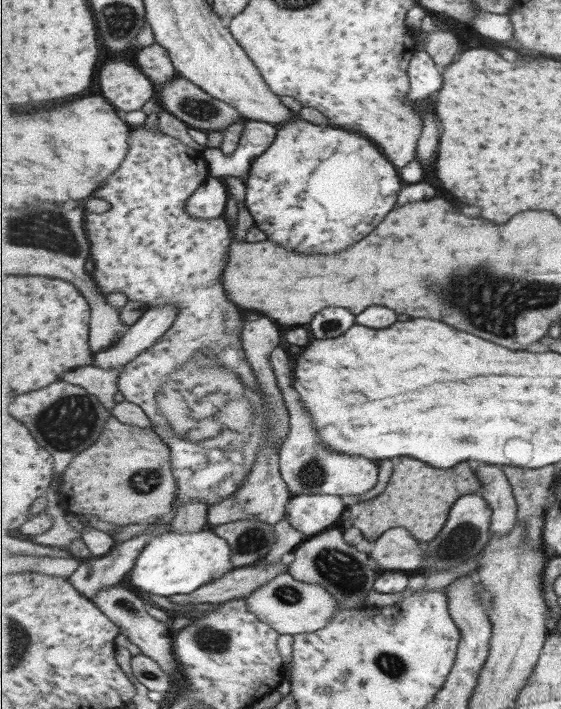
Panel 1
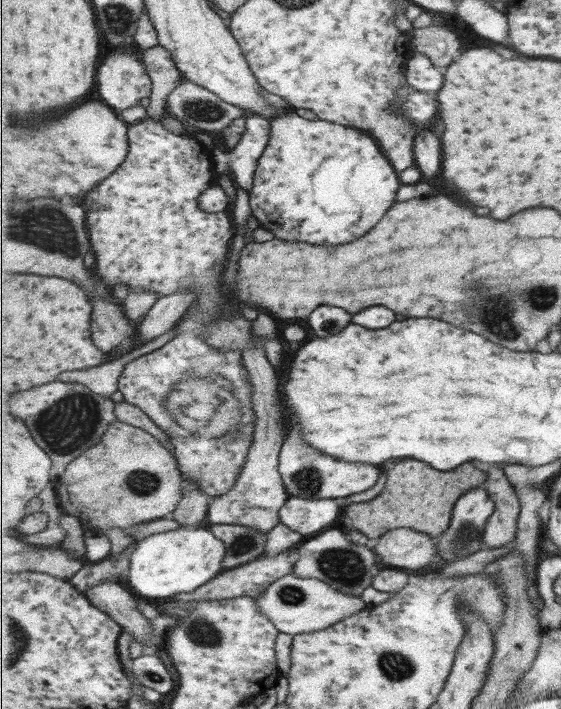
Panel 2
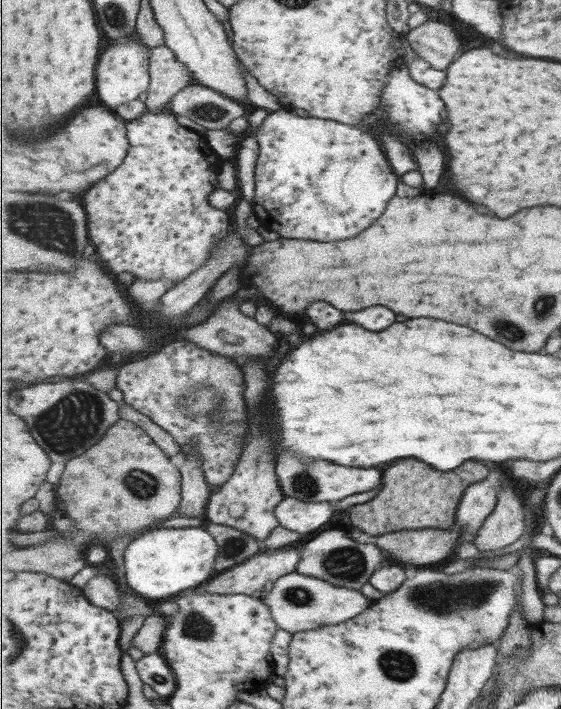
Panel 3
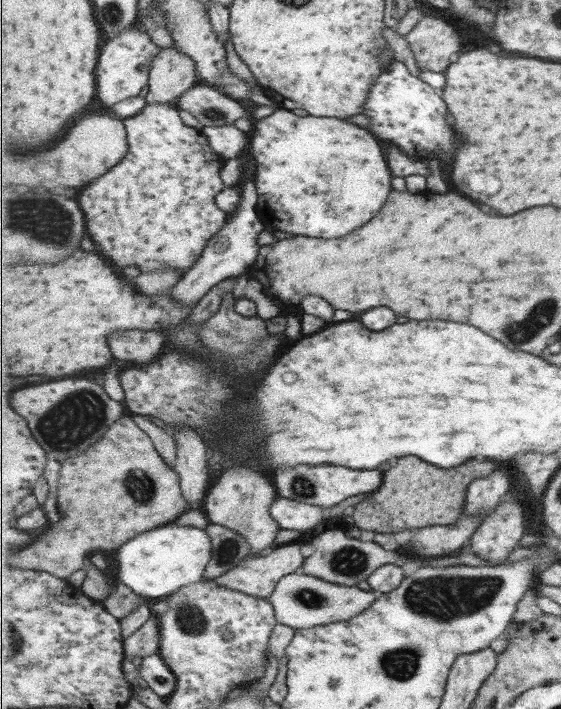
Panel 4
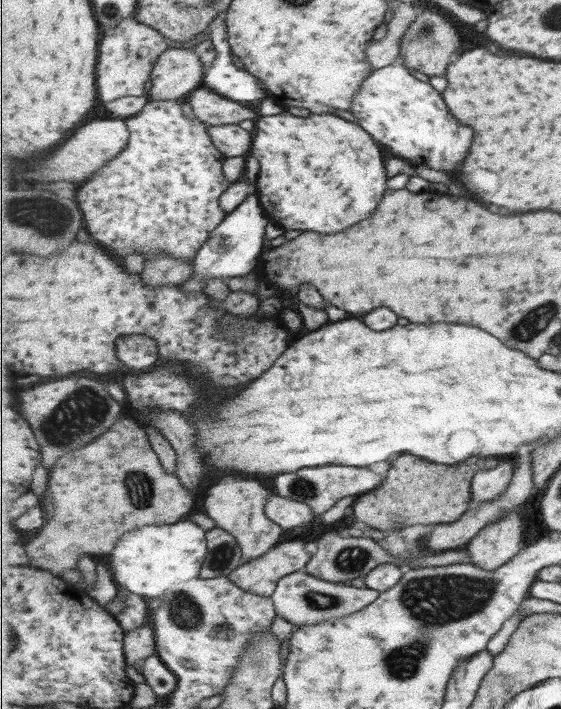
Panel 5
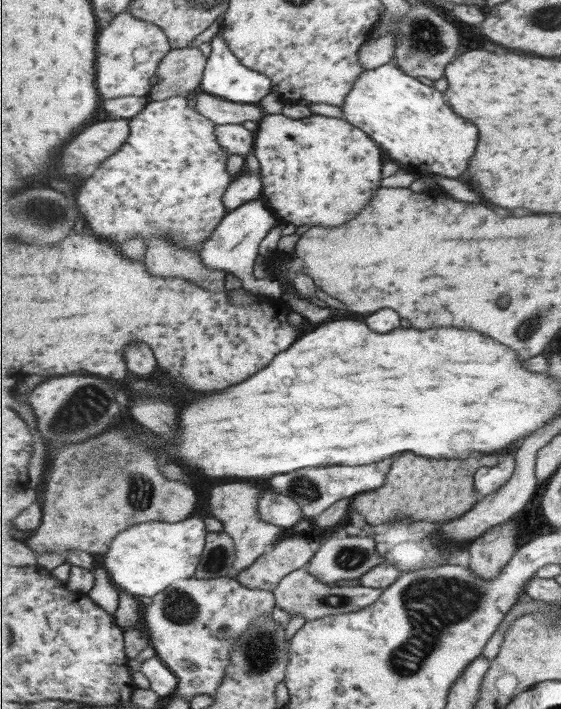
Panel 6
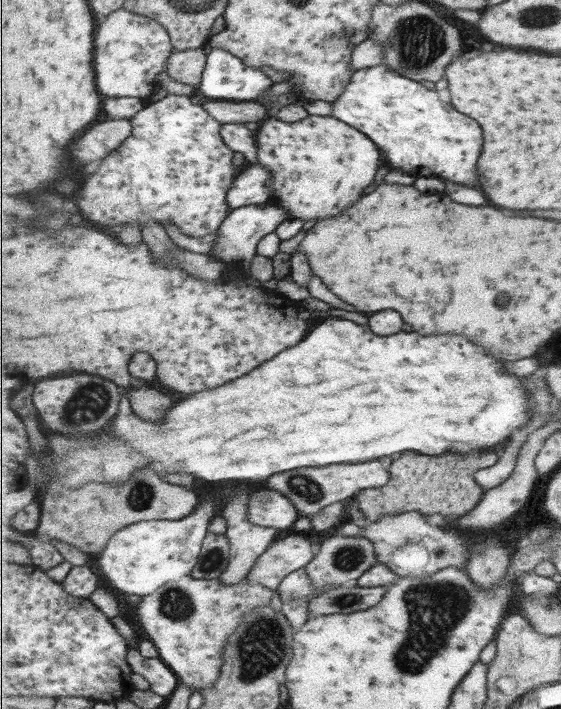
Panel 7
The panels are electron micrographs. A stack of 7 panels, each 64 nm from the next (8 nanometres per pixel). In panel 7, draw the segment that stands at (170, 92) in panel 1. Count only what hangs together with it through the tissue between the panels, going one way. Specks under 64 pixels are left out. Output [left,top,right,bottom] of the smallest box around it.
[202,97,272,124]

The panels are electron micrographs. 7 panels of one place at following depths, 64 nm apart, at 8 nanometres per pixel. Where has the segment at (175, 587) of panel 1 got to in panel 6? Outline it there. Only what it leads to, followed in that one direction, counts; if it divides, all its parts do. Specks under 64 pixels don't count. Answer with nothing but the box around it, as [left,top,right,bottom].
[102,510,208,597]

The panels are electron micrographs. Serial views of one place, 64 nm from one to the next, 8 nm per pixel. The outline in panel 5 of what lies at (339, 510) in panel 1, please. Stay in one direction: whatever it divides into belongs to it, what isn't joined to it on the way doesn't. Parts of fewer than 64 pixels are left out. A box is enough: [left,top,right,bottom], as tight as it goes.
[265,492,317,530]

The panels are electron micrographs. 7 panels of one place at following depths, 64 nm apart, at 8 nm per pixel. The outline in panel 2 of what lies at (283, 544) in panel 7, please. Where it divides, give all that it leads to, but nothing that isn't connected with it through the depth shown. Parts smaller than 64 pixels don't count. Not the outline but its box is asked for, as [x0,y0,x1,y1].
[183,553,296,601]

